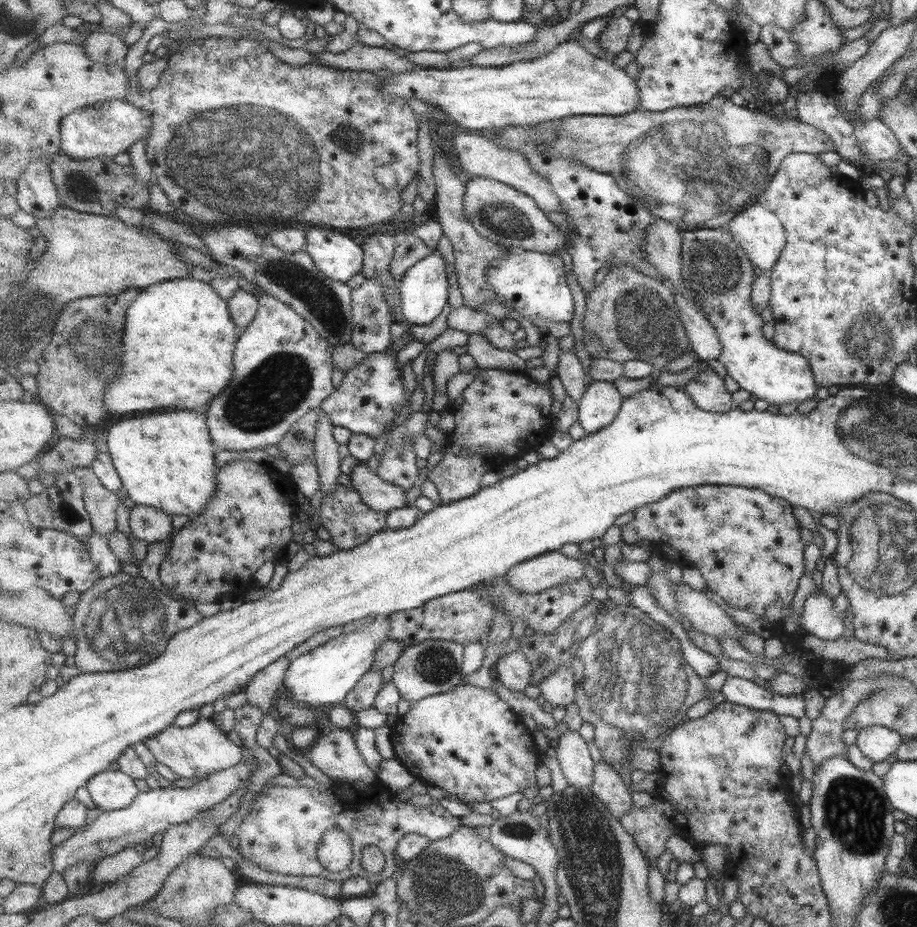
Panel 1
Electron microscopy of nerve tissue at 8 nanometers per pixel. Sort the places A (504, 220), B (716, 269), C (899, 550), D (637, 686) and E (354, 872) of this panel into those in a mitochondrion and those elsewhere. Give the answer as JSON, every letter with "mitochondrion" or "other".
{"A":"mitochondrion","B":"mitochondrion","C":"mitochondrion","D":"mitochondrion","E":"other"}

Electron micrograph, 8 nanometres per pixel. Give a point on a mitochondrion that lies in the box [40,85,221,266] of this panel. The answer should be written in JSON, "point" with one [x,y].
{"point":[82,188]}

